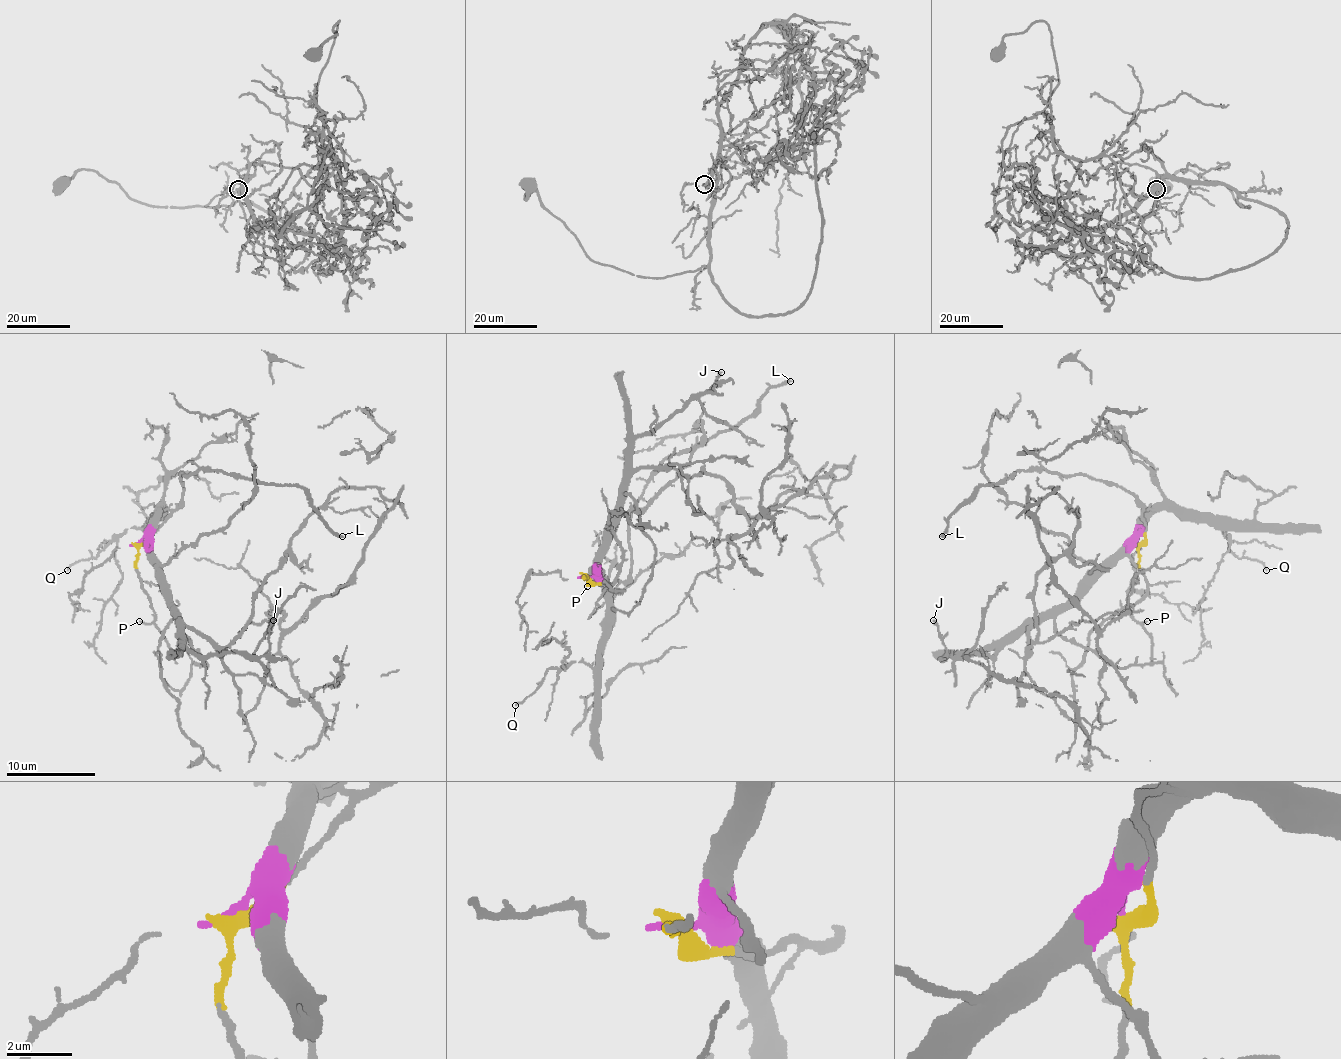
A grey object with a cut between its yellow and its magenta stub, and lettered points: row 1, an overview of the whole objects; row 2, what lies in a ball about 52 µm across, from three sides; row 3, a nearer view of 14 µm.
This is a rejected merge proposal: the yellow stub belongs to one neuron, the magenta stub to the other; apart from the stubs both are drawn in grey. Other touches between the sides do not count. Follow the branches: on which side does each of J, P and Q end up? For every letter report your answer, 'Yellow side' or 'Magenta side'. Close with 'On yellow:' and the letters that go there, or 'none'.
J: Magenta side
P: Yellow side
Q: Magenta side
On yellow: P

